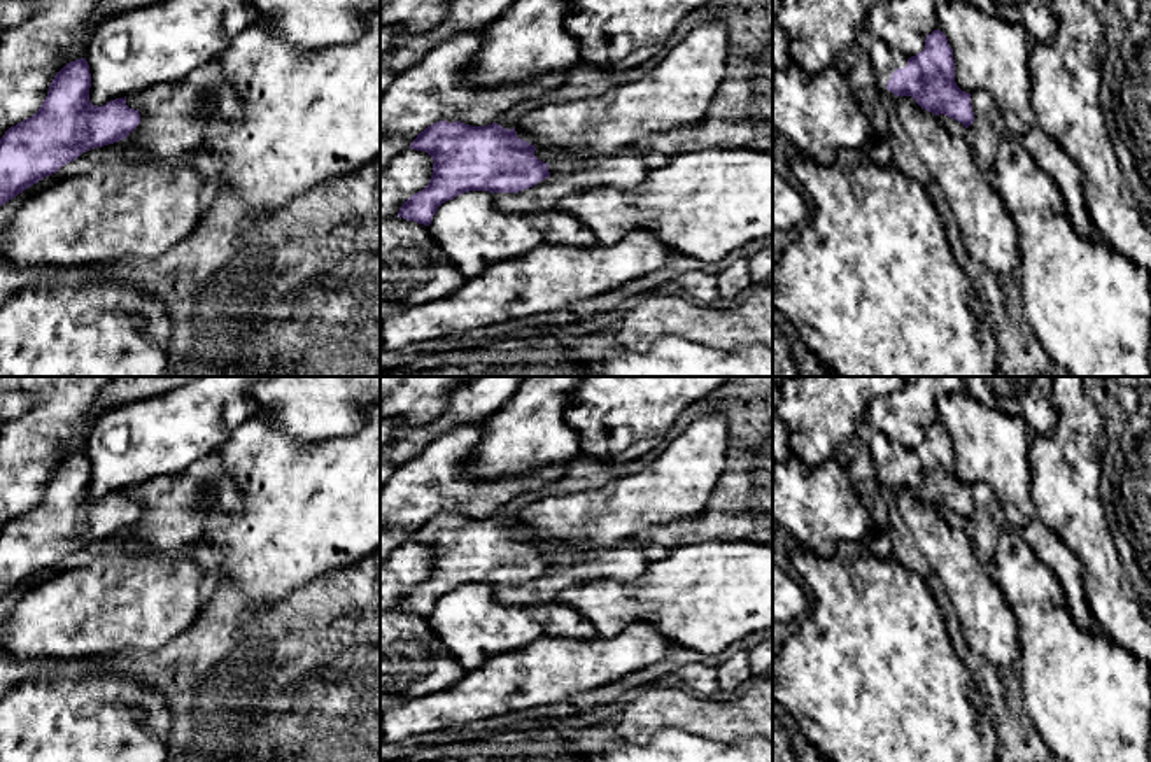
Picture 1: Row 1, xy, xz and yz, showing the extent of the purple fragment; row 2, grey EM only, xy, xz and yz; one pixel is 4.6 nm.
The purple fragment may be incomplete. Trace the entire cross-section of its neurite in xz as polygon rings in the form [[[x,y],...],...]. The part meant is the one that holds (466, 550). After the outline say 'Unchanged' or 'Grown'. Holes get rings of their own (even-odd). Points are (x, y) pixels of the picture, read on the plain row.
[[[438,513],[427,519],[410,536],[410,541],[424,543],[433,550],[429,576],[412,587],[399,601],[398,610],[429,618],[438,599],[470,583],[519,585],[550,569],[548,555],[534,548],[536,540],[520,533],[515,520],[506,522],[498,515],[470,519],[461,513]]]. Unchanged

